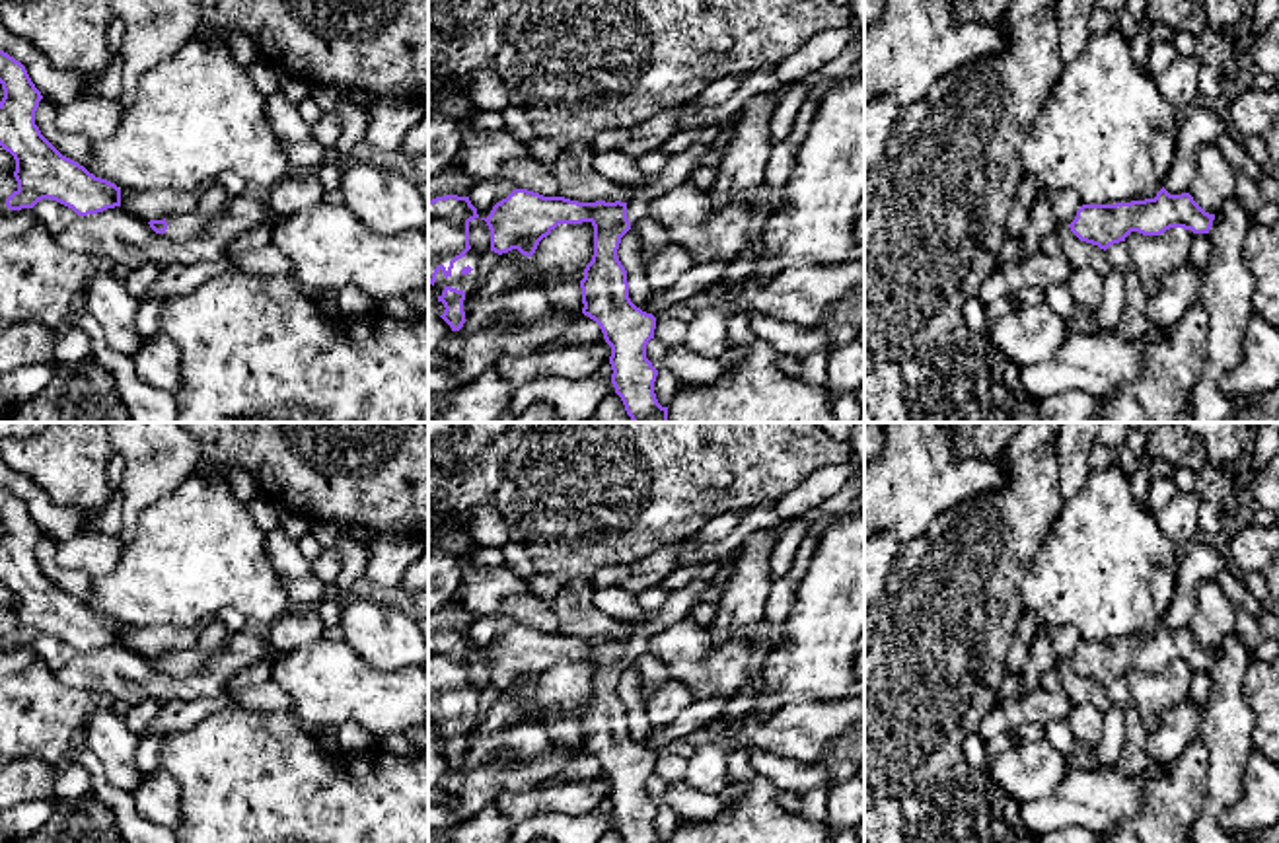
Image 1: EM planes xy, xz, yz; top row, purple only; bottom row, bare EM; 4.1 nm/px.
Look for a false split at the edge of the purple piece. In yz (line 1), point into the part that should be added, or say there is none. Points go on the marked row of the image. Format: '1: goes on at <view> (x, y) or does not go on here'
1: does not go on here

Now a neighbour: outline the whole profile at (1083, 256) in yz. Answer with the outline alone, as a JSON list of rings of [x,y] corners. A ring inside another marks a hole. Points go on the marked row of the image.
[[[1059,224],[1055,230],[1059,238],[1059,251],[1067,255],[1075,269],[1092,269],[1100,275],[1112,271],[1106,251],[1098,245],[1080,241],[1069,228],[1069,224]]]

